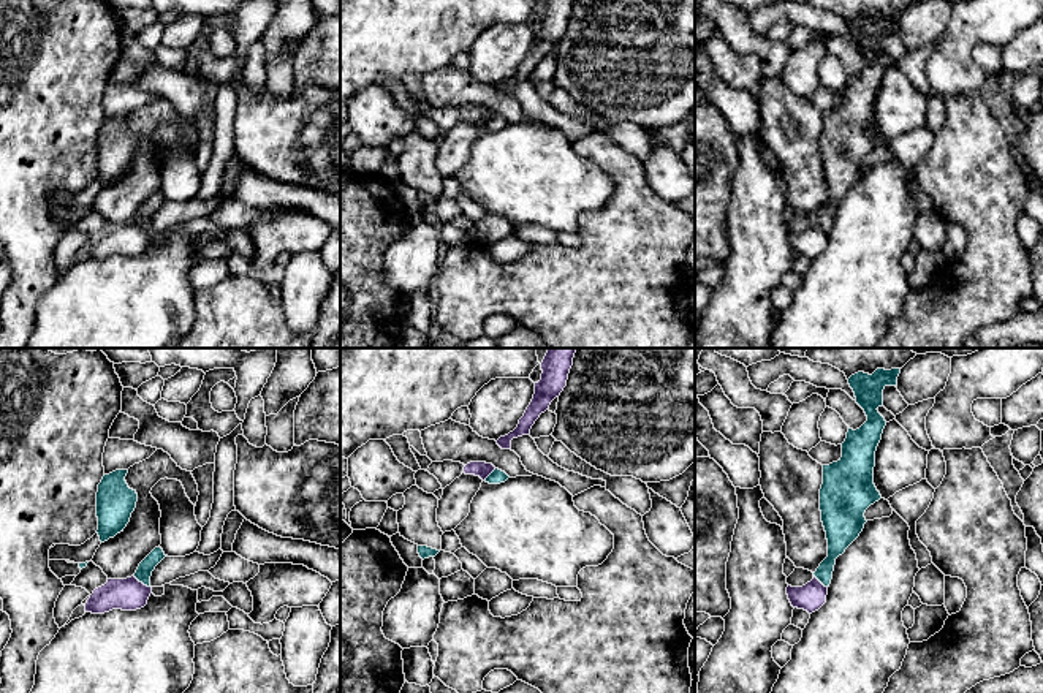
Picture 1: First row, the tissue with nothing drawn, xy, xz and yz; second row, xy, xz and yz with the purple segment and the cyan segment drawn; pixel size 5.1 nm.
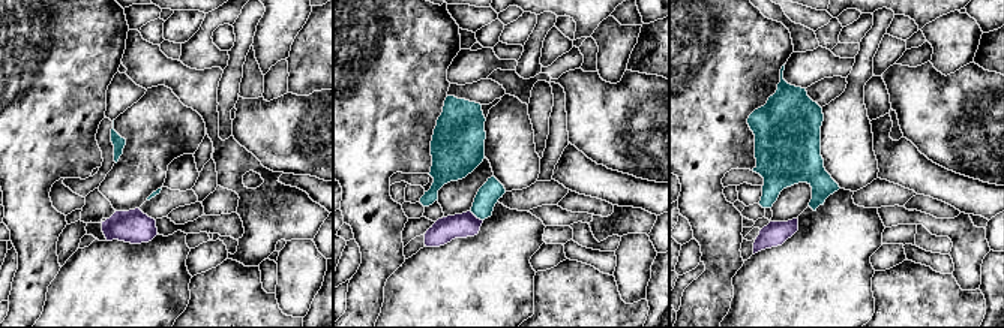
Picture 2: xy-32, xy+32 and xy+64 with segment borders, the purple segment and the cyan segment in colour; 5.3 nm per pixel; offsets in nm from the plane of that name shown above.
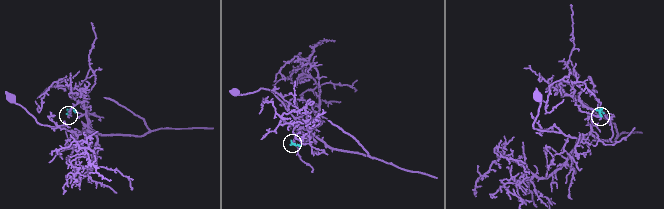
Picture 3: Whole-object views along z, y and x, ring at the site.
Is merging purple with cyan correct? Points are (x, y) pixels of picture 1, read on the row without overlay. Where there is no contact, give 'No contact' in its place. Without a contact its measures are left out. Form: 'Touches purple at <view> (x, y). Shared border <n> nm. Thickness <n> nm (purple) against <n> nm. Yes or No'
Touches purple at xy (141, 228). Shared border 110 nm. Thickness 160 nm (purple) against 80 nm. No

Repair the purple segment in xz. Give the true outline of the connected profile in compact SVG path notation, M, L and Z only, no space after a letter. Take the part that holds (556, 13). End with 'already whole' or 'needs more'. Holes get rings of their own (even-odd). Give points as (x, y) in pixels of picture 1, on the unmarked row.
M546 0L541 8L541 25L535 28L535 40L527 52L524 62L519 65L518 73L505 82L497 85L502 95L511 95L511 85L529 81L532 71L544 59L551 47L560 41L567 32L568 19L573 11L575 0Z; already whole

